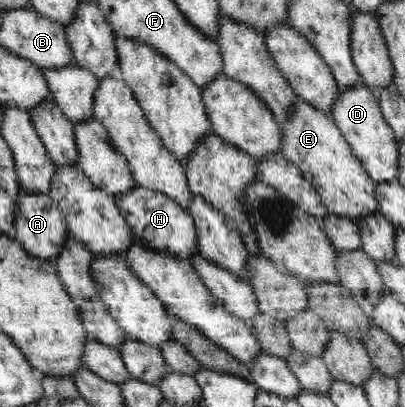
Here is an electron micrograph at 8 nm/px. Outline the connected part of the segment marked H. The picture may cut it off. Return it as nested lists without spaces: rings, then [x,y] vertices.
[[[135,186],[128,194],[118,195],[116,204],[134,233],[137,242],[141,241],[154,250],[170,252],[179,259],[191,259],[199,252],[197,230],[191,215],[171,198],[161,192]]]

